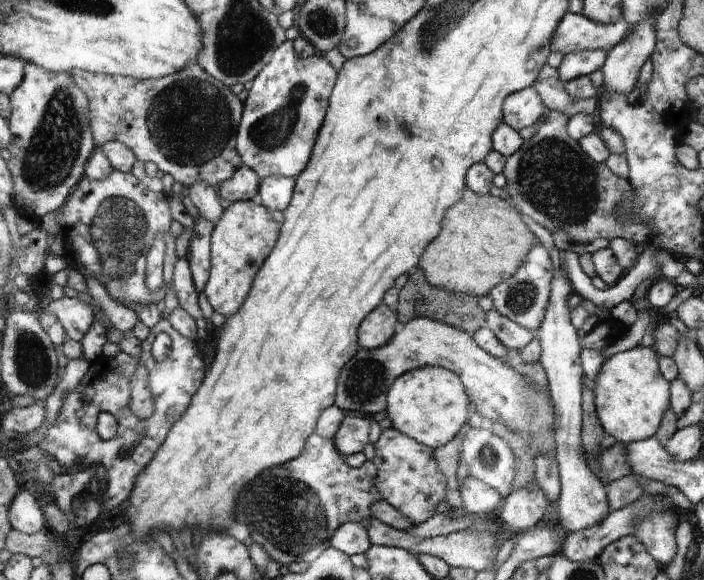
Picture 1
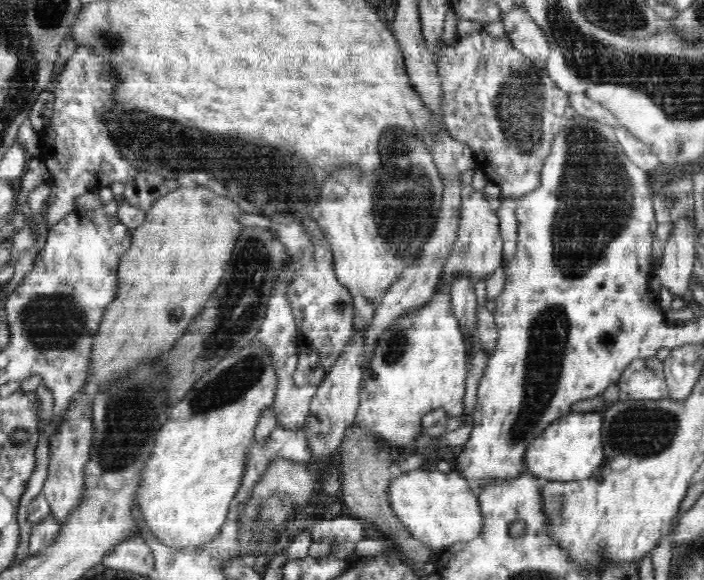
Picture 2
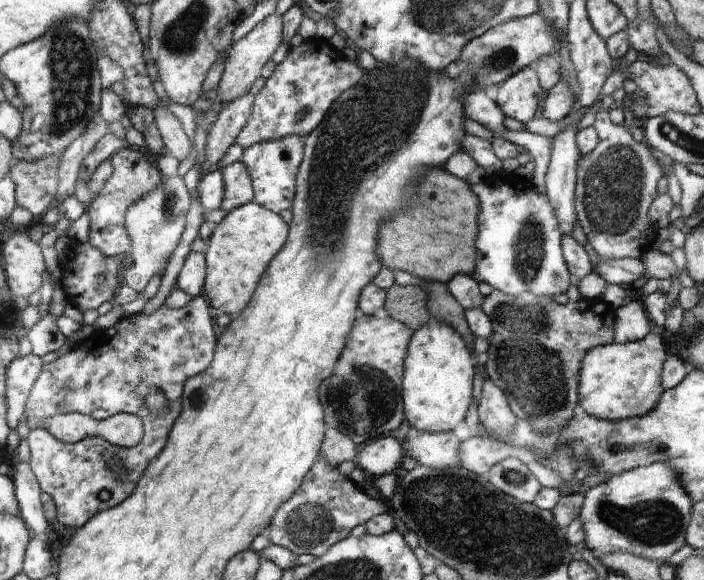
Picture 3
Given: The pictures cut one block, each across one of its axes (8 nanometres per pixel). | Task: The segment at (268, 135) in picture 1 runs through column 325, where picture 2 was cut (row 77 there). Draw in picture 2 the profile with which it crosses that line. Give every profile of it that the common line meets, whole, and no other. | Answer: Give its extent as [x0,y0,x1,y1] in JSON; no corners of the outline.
[44,44,140,228]

